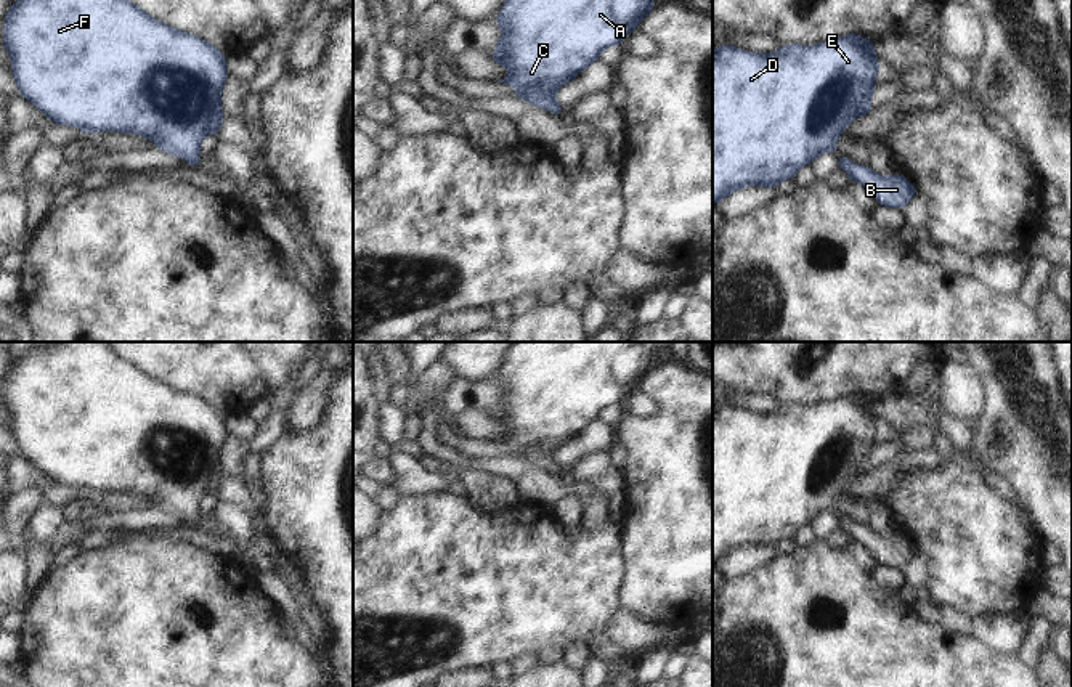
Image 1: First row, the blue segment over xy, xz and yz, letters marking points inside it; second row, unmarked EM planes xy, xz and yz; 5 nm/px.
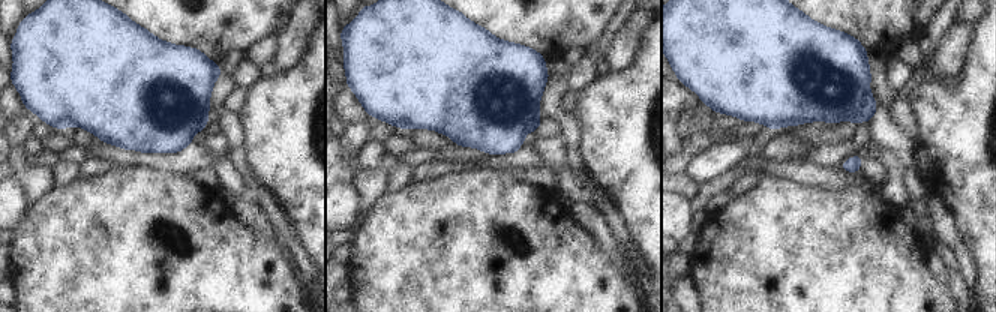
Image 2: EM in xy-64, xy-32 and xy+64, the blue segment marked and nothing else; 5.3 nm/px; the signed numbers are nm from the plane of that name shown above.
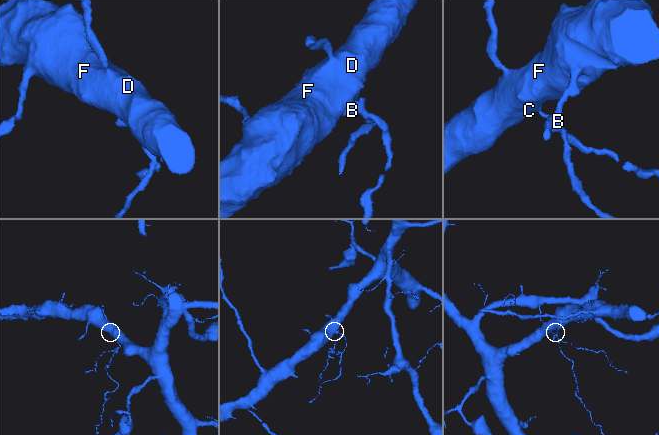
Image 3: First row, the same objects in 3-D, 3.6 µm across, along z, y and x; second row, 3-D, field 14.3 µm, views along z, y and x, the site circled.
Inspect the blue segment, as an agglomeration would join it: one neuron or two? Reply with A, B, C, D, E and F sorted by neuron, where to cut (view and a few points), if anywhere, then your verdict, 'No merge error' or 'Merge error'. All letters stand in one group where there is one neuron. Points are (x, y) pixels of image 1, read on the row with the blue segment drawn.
Groups: A B C D E F. No split. No merge error.

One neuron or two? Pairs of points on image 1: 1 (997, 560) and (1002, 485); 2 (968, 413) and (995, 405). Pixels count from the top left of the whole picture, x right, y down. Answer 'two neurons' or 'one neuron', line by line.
1: two neurons
2: two neurons

